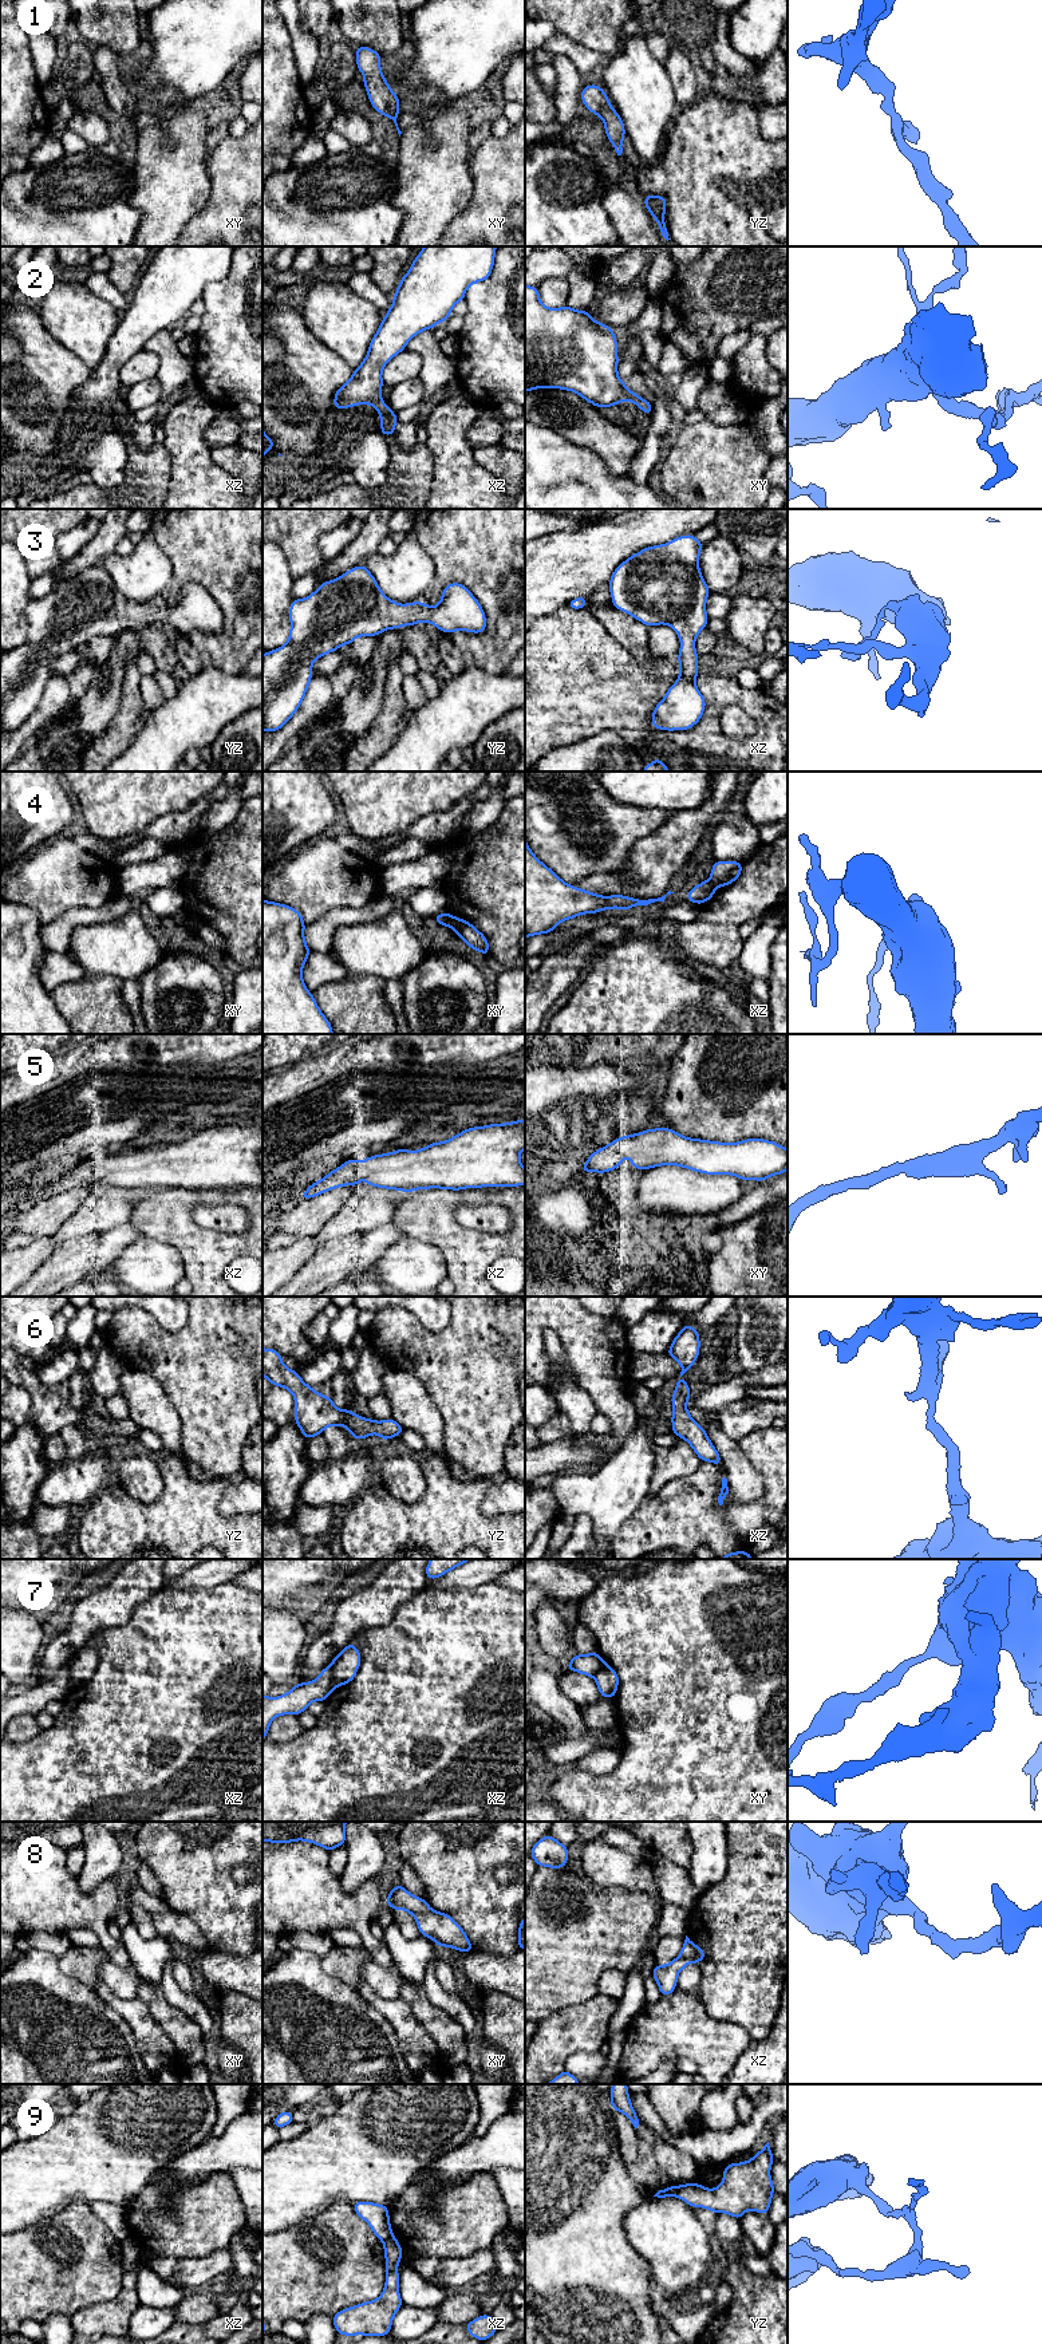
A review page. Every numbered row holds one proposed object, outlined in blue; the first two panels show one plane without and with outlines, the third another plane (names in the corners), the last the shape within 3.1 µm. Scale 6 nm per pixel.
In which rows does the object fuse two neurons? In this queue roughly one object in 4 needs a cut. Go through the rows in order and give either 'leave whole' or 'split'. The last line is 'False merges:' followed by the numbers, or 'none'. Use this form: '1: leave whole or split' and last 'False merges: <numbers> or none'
1: leave whole
2: leave whole
3: leave whole
4: split
5: leave whole
6: leave whole
7: split
8: leave whole
9: split
False merges: 4, 7, 9

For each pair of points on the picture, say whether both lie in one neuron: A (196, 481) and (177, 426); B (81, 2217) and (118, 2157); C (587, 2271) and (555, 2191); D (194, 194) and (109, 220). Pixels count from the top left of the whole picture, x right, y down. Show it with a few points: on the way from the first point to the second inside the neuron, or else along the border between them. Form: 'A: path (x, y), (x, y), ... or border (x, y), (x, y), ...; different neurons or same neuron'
A: path (192, 468), (184, 440); same neuron
B: border (89, 2202), (72, 2201), (59, 2213); different neurons
C: path (567, 2250), (555, 2238), (555, 2212); same neuron
D: border (133, 180), (130, 202), (141, 213), (137, 232); different neurons

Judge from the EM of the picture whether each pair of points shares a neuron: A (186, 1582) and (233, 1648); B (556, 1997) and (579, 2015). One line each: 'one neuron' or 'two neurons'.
A: two neurons
B: two neurons

